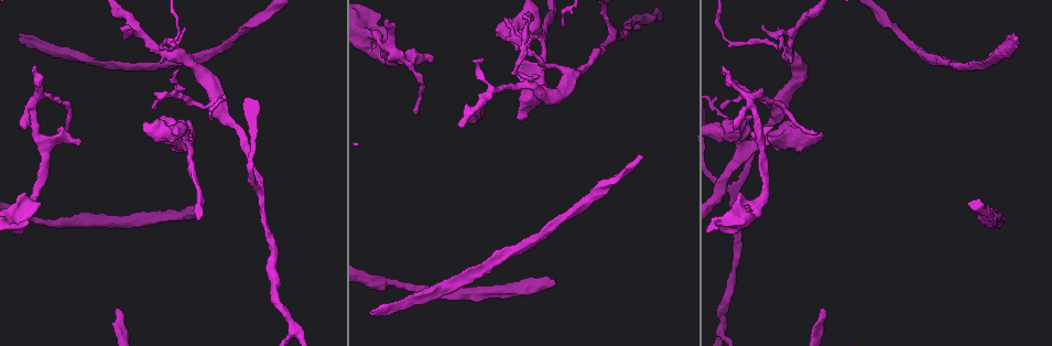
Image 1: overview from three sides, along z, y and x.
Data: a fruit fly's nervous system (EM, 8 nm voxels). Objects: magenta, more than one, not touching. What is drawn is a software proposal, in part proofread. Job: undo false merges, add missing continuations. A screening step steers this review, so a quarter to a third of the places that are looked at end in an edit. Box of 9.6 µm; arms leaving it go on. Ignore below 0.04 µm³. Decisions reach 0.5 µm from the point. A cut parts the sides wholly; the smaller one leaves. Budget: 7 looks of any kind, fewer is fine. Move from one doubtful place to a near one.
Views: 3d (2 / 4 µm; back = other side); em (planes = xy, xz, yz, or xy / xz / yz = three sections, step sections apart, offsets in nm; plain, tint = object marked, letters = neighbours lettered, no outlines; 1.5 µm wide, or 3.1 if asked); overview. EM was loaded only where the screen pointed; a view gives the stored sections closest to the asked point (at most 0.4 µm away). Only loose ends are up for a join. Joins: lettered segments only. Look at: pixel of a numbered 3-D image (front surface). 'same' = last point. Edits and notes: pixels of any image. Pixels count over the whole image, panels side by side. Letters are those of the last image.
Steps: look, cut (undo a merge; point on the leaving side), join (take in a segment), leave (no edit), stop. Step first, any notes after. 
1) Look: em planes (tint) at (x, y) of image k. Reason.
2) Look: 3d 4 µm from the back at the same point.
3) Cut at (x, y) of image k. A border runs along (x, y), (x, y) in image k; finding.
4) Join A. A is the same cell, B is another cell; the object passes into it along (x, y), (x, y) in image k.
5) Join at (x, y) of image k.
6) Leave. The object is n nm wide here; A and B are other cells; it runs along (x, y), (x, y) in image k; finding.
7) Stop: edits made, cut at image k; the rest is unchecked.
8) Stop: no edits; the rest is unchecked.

Look: 3d 4 µm at (517, 116) of image 1. Branch stops here.

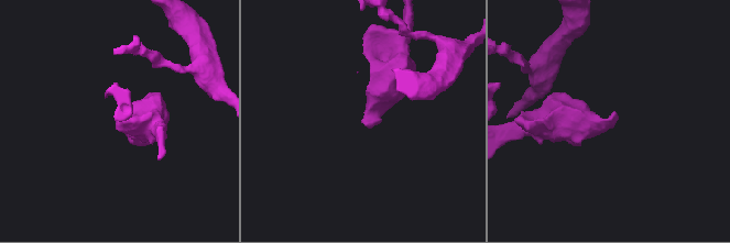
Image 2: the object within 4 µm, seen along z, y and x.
Look: em planes (letters) at (613, 114) of image 2.

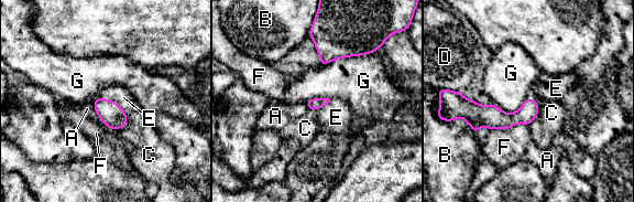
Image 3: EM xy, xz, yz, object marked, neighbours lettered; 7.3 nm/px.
Join at (123, 97) of image 3. E is the same cell, A, B, C, D, F and G are other cells; the object passes into it along (110, 113), (115, 102), (123, 97) in image 3; the neuron continues.

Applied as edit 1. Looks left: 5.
Look: overview. Redraw.

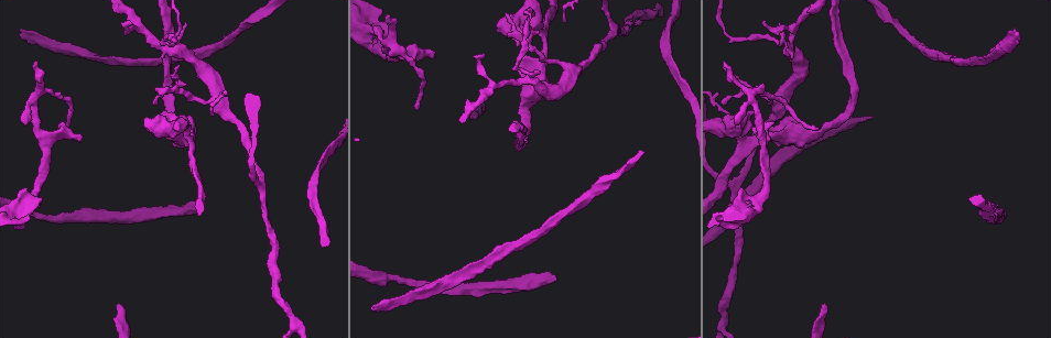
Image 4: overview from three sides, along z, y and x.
Look: 3d 4 µm at (555, 274) of image 4. Free end.

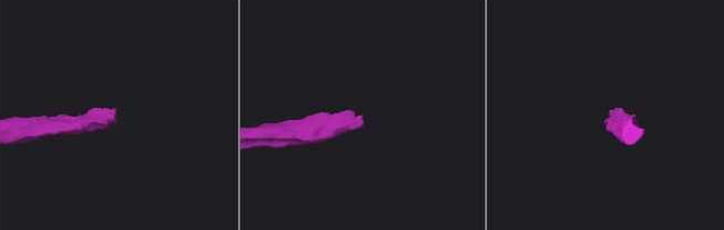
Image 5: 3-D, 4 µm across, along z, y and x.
Look: em planes (letters) at (116, 110) of image 5.

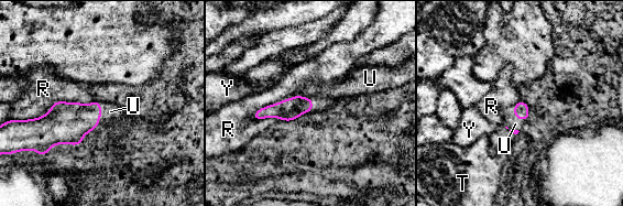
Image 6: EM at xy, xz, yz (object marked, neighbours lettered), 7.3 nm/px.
Join at (507, 114) of image 6. U is the same cell, R, T and Y are other cells; the object passes into it along (521, 109), (515, 117), (507, 114) in image 6; the neuron continues.

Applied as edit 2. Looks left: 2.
Stop: edits made, join at image 3, join at image 6; the rest is unchecked.

